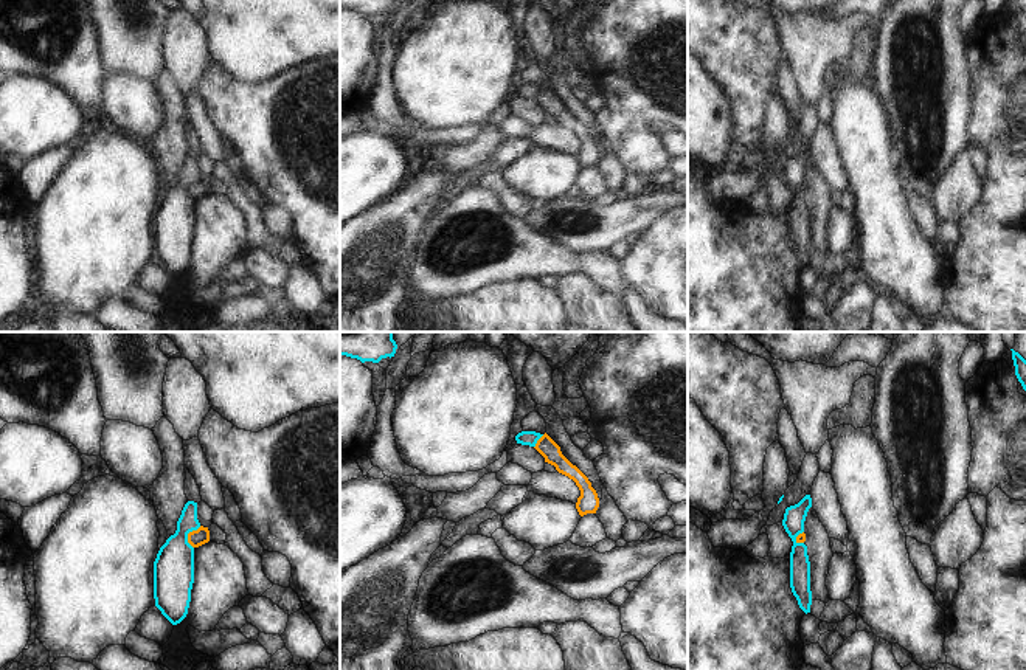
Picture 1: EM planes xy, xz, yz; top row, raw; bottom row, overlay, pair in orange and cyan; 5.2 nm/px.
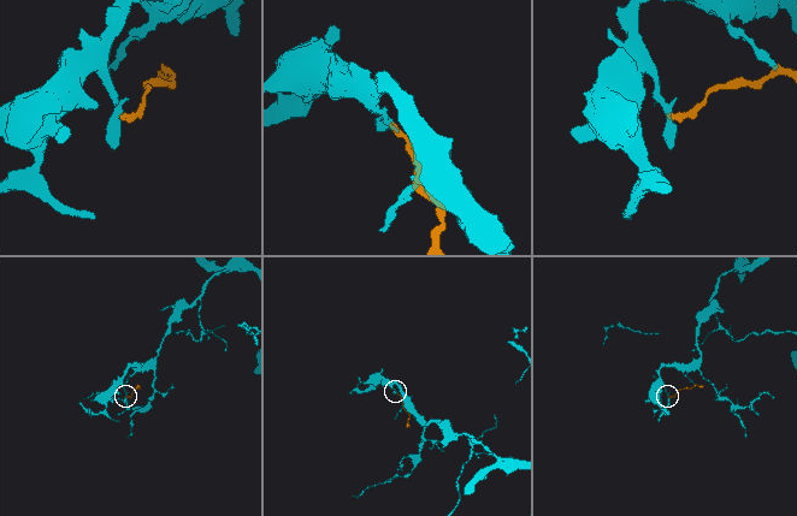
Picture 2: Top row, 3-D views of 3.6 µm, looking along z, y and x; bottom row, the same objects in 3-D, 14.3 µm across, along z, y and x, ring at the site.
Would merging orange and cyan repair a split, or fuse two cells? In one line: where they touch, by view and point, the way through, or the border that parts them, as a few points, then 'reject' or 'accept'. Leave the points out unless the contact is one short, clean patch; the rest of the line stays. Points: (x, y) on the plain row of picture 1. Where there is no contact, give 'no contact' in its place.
contact xy (188, 188); border xy (201, 179), (188, 186), (188, 196), (193, 200); reject

